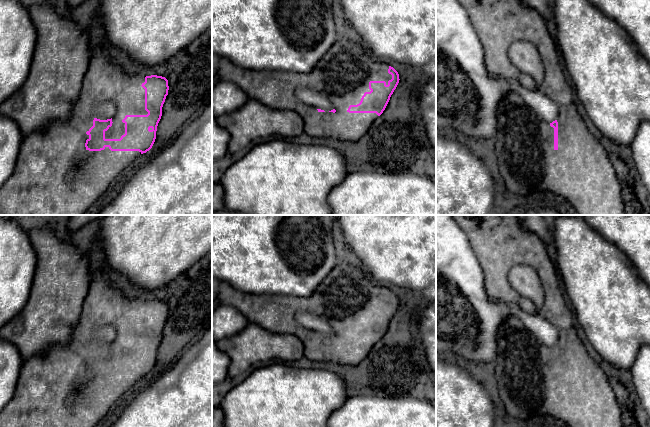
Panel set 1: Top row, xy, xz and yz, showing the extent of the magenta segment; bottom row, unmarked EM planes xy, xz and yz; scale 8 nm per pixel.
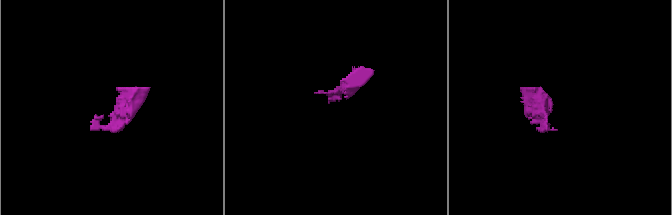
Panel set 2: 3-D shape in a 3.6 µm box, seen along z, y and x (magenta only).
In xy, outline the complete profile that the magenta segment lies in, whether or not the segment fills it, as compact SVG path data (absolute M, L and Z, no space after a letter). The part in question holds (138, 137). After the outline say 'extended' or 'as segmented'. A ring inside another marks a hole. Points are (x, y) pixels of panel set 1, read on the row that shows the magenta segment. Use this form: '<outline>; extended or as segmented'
M97 47L90 58L88 70L82 81L79 98L73 106L70 117L65 121L51 121L44 129L34 131L23 137L13 173L0 188L0 215L84 215L87 213L104 192L109 189L110 184L116 178L120 177L131 163L152 148L156 139L157 126L162 116L162 107L168 95L168 90L168 80L165 77L157 75L128 75L119 65L109 59L104 51L104 47ZM106 101L115 104L114 116L107 120L95 118L95 108Z; extended

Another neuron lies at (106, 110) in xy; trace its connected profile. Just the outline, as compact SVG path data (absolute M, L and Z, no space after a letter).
M103 102L94 110L94 117L100 120L111 119L115 114L115 104L113 102Z

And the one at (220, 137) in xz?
M212 114L212 161L220 159L228 152L229 132L222 128Z

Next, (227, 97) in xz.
M217 82L212 87L212 114L217 118L236 111L246 103L246 93L232 82Z

